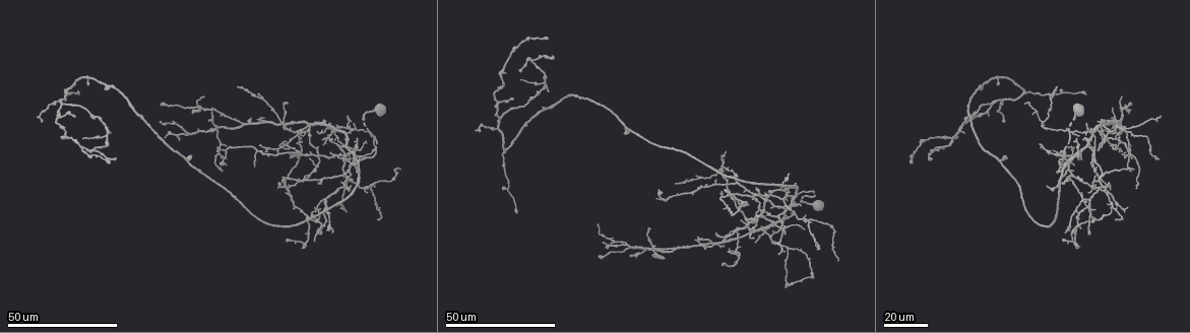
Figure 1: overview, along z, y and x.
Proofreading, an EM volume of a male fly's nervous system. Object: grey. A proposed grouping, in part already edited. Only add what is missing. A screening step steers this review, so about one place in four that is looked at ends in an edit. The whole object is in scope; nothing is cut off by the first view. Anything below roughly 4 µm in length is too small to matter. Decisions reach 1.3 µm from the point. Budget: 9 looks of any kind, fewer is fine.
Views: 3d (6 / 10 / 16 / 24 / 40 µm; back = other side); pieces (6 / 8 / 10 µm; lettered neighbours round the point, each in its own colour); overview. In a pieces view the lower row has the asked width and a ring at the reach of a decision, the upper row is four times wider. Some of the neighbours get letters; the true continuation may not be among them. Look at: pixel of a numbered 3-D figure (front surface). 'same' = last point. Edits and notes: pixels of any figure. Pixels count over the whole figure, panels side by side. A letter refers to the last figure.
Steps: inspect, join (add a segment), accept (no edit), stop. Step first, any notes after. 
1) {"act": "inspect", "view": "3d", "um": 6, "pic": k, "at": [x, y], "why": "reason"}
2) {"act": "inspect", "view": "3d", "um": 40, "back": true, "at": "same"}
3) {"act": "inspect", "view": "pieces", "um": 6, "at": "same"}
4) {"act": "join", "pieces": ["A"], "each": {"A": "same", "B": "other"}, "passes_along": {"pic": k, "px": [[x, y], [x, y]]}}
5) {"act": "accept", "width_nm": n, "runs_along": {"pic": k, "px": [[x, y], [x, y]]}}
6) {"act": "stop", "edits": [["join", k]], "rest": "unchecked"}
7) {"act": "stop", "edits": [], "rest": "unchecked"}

{"act": "inspect", "view": "3d", "um": 40, "pic": 1, "at": [610, 243], "why": "an open end"}

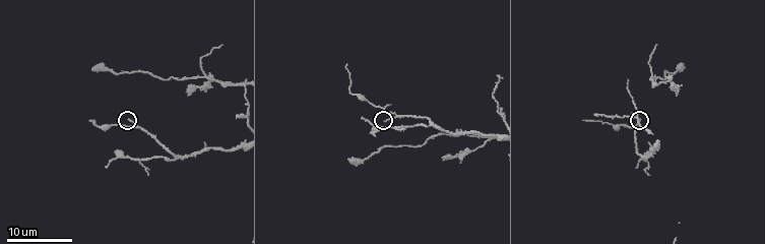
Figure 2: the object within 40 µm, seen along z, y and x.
{"act": "inspect", "view": "pieces", "um": 10, "pic": 2, "at": [130, 122]}

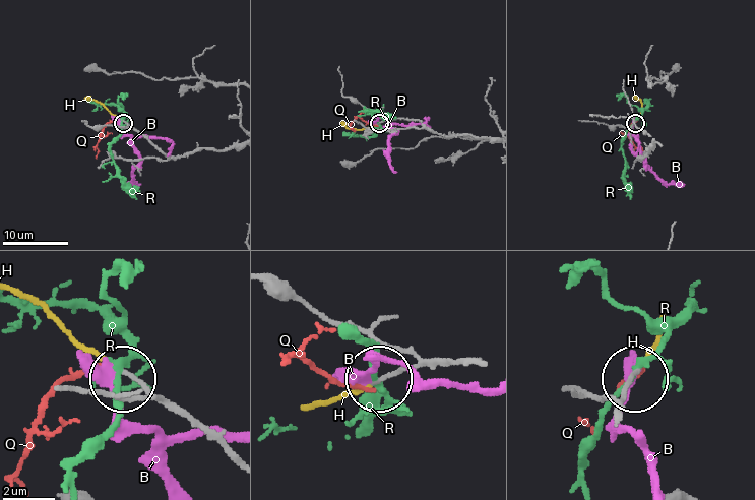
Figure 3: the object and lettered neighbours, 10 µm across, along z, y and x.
{"act": "join", "pieces": ["H"], "each": {"B": "other", "H": "same", "Q": "other", "R": "other"}, "found": "the neuron continues"}

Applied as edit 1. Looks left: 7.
{"act": "inspect", "view": "3d", "um": 40, "pic": 1, "at": [502, 188], "why": "free end"}

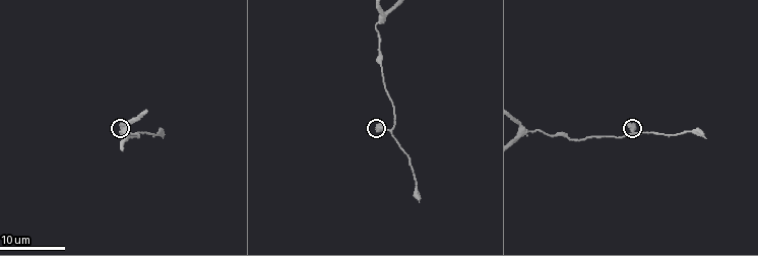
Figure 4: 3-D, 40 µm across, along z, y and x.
{"act": "inspect", "view": "pieces", "um": 6, "pic": 4, "at": [378, 124]}

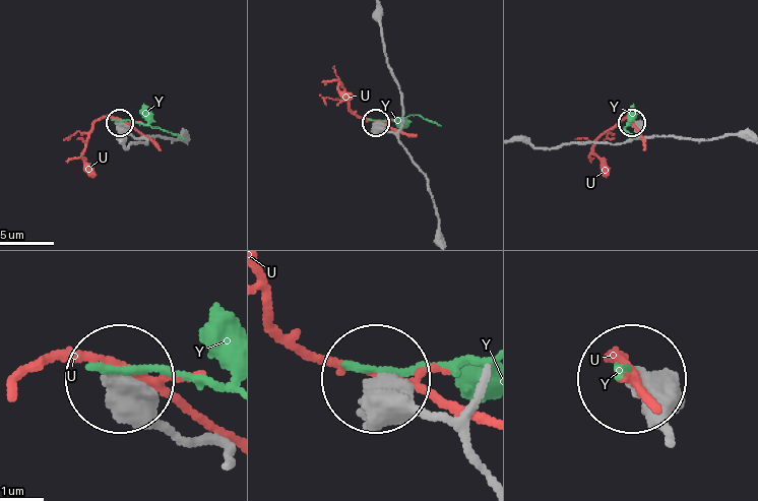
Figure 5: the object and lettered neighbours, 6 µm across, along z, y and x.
{"act": "accept", "width_nm": 490, "each": {"U": "other", "Y": "other"}, "runs_along": {"pic": 5, "px": [[226, 463], [223, 445], [186, 438], [124, 379]]}, "found": "none of them fits"}

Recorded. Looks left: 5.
{"act": "inspect", "view": "3d", "um": 24, "pic": 1, "at": [931, 160], "why": "long arm stops here"}

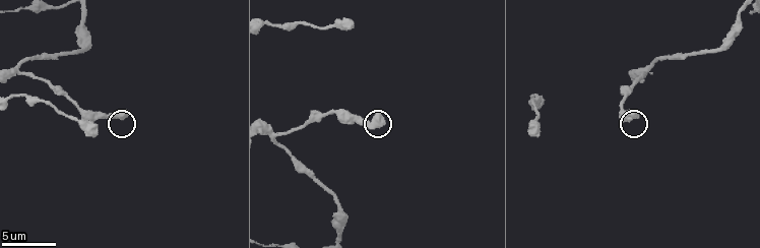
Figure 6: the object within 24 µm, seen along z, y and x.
{"act": "inspect", "view": "3d", "um": 10, "pic": 6, "at": [381, 123], "why": "closer look"}

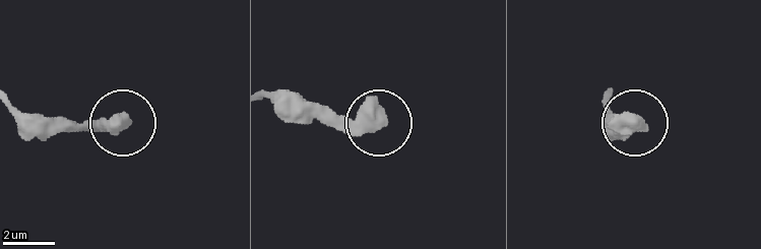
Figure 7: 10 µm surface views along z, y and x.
{"act": "inspect", "view": "pieces", "um": 10, "pic": 7, "at": [378, 120], "why": "what lies round it"}

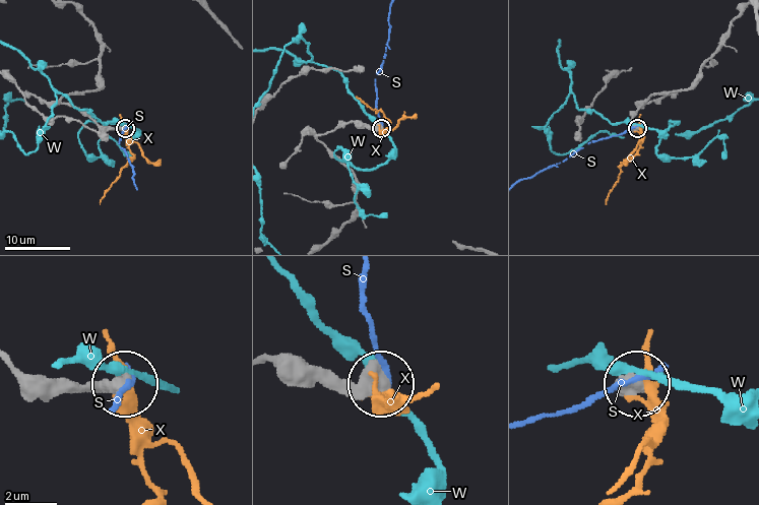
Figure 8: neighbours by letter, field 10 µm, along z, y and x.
{"act": "accept", "each": {"S": "other", "W": "other", "X": "other"}, "runs_along": {"pic": 8, "px": [[678, 90], [650, 96], [632, 119], [636, 128]]}, "found": "none of them fits"}

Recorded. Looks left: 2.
{"act": "inspect", "view": "3d", "um": 40, "pic": 1, "at": [1048, 187], "why": "long arm stops here"}

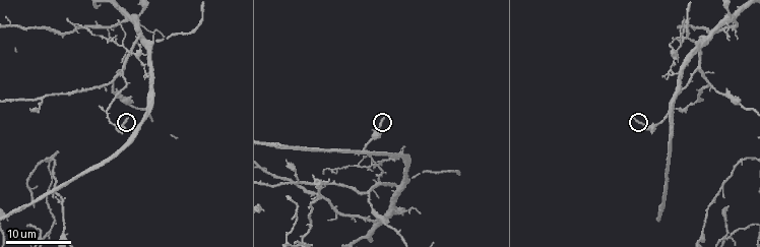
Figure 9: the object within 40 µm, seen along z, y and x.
{"act": "inspect", "view": "pieces", "um": 8, "pic": 9, "at": [385, 119]}

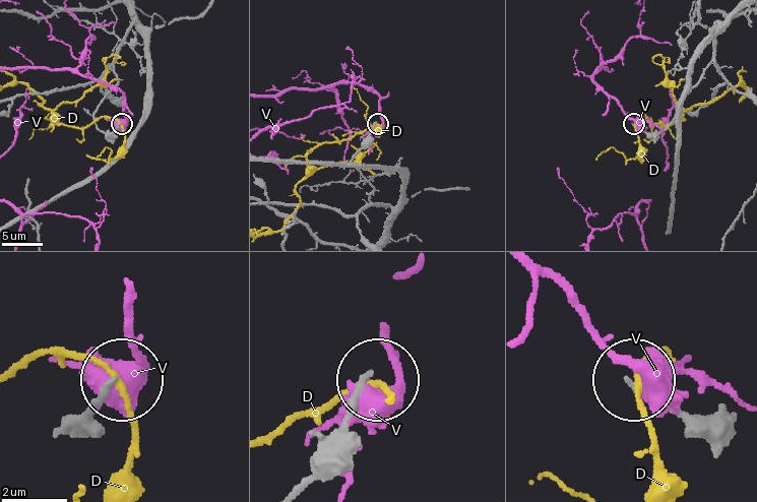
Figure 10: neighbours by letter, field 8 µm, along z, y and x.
{"act": "accept", "each": {"D": "other", "V": "other"}, "runs_along": {"pic": 10, "px": [[299, 488], [367, 384]]}, "found": "none of them fits"}

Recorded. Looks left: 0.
{"act": "stop", "edits": [["join", 3]], "rest": "unchecked"}

